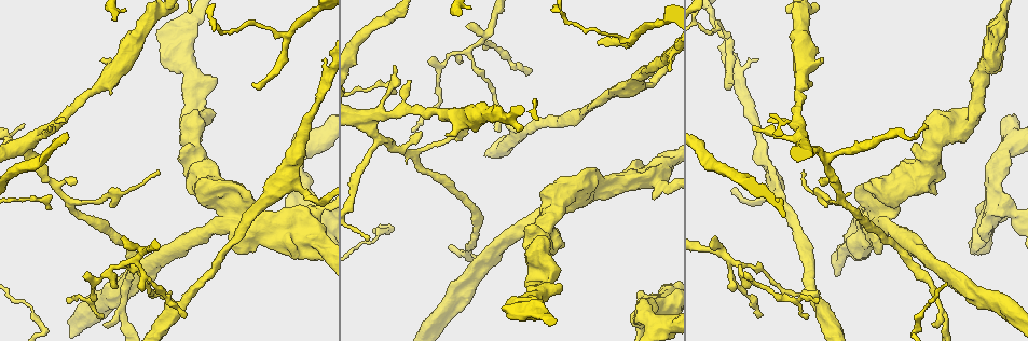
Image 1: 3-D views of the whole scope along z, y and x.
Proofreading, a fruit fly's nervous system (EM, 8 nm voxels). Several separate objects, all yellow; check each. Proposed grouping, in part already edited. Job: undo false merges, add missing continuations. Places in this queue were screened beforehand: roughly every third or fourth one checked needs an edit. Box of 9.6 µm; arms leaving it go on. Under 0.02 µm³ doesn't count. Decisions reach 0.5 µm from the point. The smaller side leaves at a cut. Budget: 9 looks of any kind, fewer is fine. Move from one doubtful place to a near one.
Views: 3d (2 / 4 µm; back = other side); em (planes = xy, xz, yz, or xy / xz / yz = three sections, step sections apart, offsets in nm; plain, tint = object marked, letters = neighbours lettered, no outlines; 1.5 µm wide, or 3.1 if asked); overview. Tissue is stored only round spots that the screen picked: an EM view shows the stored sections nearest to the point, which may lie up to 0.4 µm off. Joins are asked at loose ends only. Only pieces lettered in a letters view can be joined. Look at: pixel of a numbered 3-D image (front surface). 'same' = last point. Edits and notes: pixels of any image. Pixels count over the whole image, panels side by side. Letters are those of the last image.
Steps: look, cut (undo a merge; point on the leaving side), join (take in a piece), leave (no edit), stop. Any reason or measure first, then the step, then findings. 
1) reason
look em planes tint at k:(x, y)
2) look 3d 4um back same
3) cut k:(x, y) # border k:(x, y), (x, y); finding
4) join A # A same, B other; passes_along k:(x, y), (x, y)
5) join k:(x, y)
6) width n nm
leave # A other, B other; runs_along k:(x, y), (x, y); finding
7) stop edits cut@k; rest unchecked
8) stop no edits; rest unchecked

look em planes letters at 1:(154, 296)

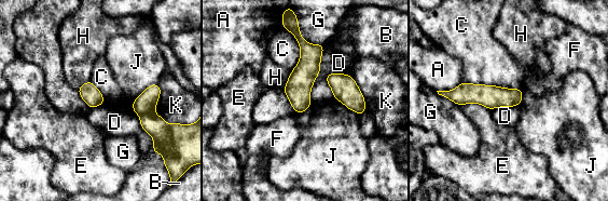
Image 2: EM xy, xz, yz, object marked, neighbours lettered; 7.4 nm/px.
cut 2:(146, 103) # A other, B other, C other, D other, E other, F other, G other, H other, J other, K other; a second neuron is stuck on

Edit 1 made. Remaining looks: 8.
free end
look 3d 2um at 1:(981, 239)

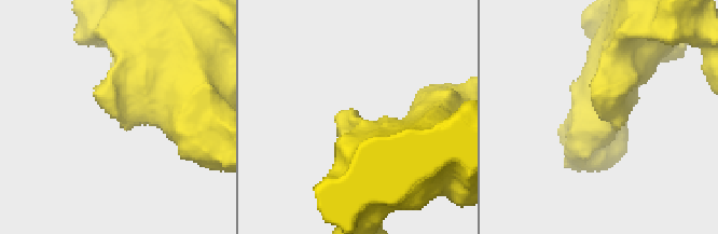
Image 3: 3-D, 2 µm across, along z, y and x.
look em planes letters at 3:(598, 115)

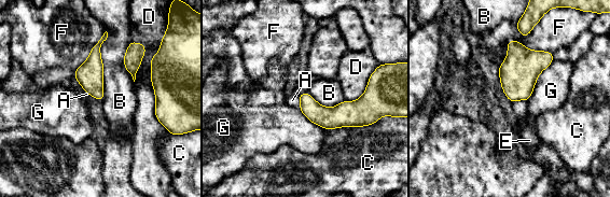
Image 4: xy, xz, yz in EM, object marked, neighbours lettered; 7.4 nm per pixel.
leave # A other, B other, C other, D other, E other, F other, G other; runs_along 4:(370, 88), (350, 113), (303, 108); none of them fits

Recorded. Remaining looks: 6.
an open end
look em planes plain at 1:(599, 40)

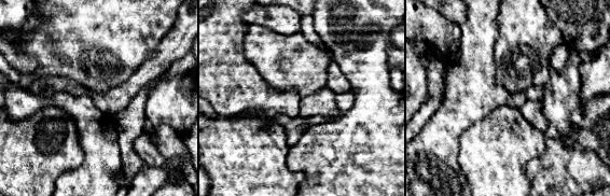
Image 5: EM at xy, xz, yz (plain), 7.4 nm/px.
what lies round it
look em planes letters same

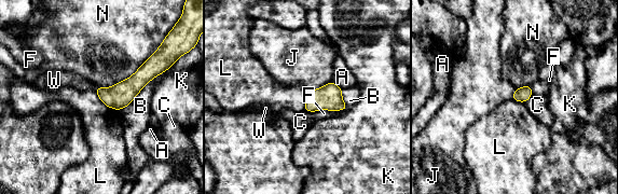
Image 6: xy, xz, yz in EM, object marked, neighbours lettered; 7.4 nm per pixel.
width 110 nm
join 6:(65, 79) # A other, B other, C other, F other, J other, K other, L other, N other, W same; passes_along 6:(122, 94), (97, 87), (65, 79); it goes on there

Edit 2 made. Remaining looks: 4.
redraw
look overview

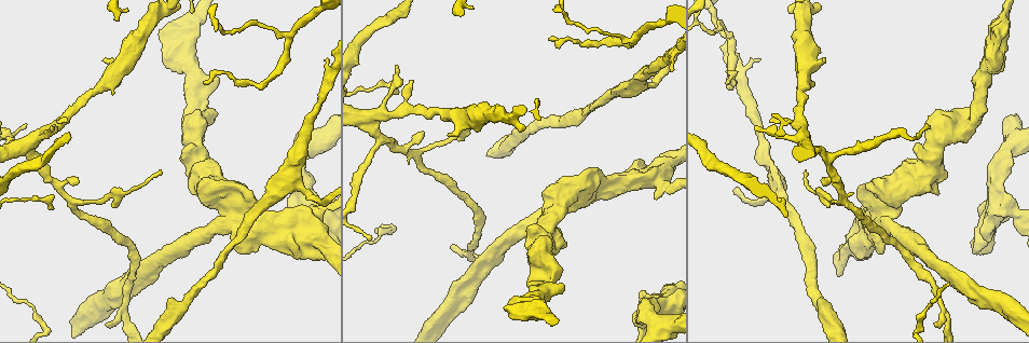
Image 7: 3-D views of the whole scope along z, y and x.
stops while still wide
look 3d 2um back at 7:(823, 61)

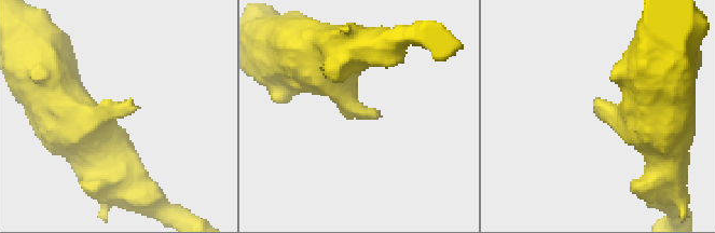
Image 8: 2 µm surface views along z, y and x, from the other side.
now the EM
look em yz step 4 tint at 8:(379, 116)

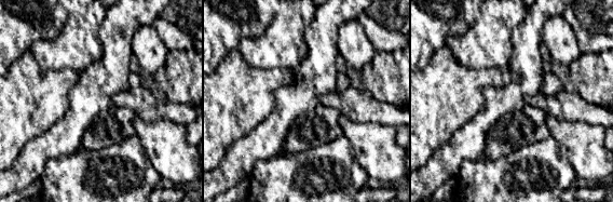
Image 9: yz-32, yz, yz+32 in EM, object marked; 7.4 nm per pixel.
another direction
look em planes letters same

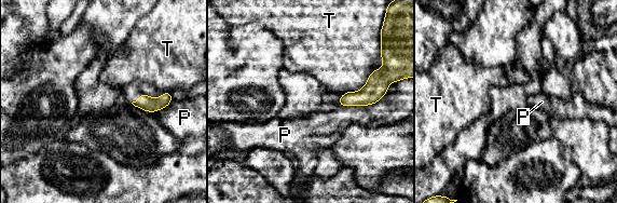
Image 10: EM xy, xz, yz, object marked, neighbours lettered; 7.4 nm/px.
leave # P other, T other; runs_along 10:(395, 69), (366, 96), (342, 102); no lettered piece goes on from it

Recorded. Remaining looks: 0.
stop edits cut@2, join@6; rest unchecked

